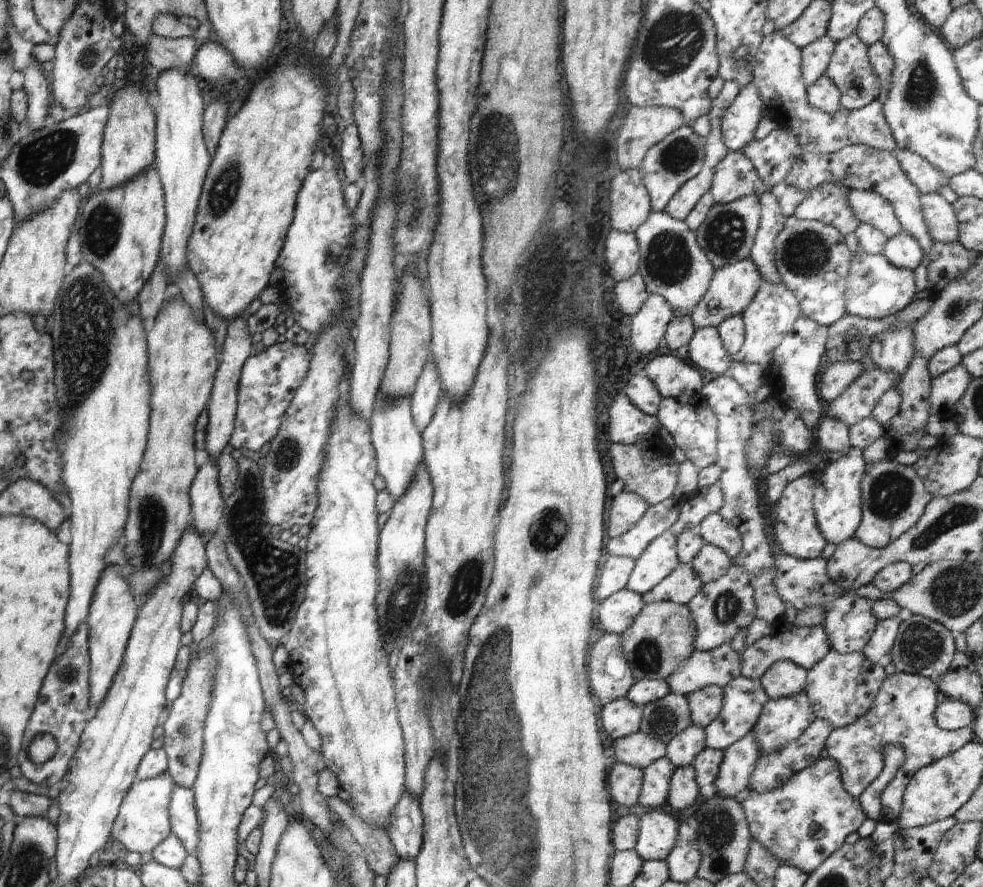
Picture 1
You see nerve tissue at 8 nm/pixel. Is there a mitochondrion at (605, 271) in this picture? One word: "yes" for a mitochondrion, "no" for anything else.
no

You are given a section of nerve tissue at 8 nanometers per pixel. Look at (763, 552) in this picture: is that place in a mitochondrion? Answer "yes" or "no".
no

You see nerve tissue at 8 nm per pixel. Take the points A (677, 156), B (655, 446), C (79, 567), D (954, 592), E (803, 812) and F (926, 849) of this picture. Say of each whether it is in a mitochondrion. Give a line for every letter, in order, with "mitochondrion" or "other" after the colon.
A: mitochondrion
B: other
C: other
D: mitochondrion
E: other
F: other

